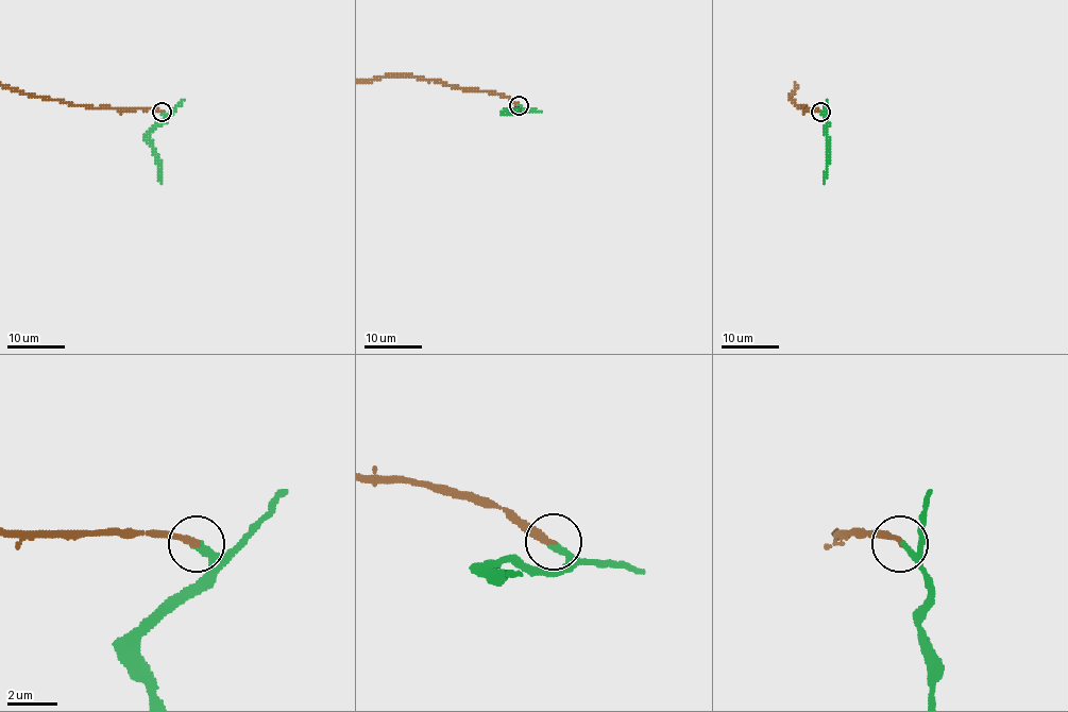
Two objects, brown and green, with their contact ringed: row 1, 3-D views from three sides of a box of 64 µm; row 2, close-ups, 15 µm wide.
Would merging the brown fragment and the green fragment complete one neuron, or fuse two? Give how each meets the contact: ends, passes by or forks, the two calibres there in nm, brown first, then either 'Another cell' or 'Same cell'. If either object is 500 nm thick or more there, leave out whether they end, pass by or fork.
At the ring brown ends. At the ring green ends. Thickness 260 nm (brown) against 240 nm. Same cell

